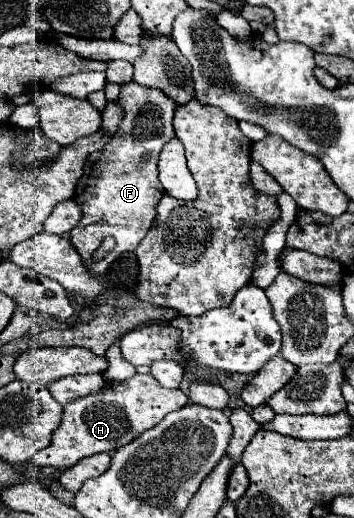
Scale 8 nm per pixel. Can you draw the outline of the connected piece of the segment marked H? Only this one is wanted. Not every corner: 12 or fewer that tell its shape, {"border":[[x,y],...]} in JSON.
{"border":[[152,374],[64,406],[32,462],[58,472],[116,452],[188,404]]}

